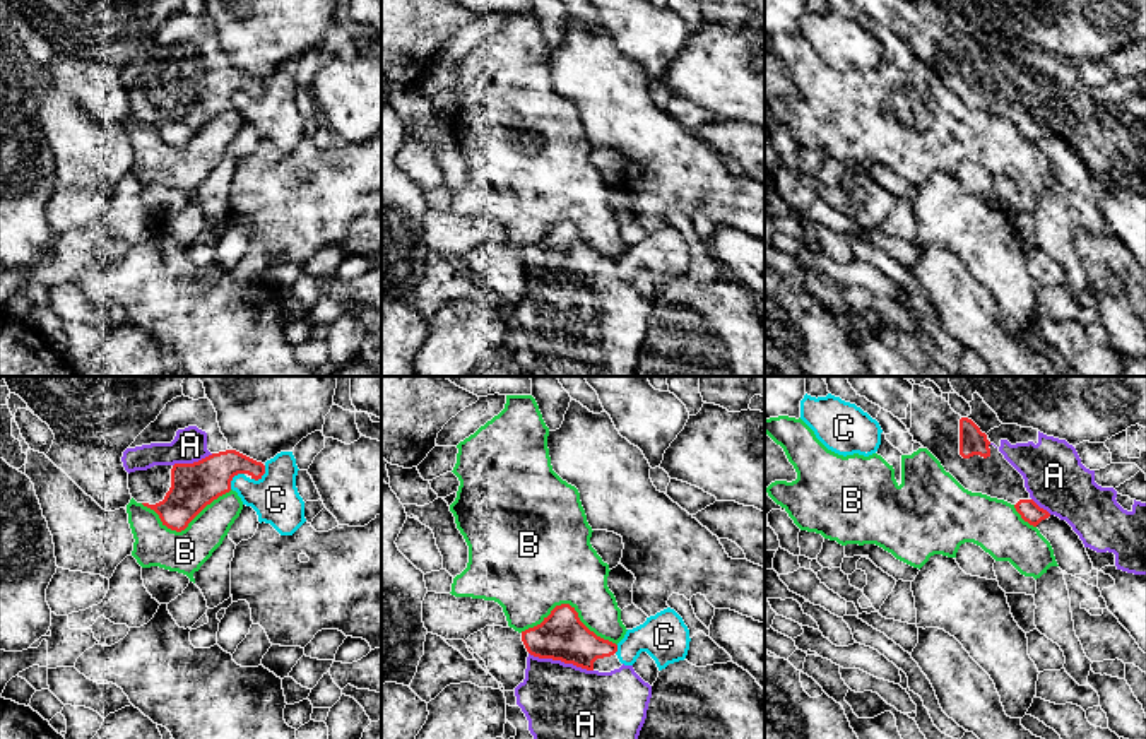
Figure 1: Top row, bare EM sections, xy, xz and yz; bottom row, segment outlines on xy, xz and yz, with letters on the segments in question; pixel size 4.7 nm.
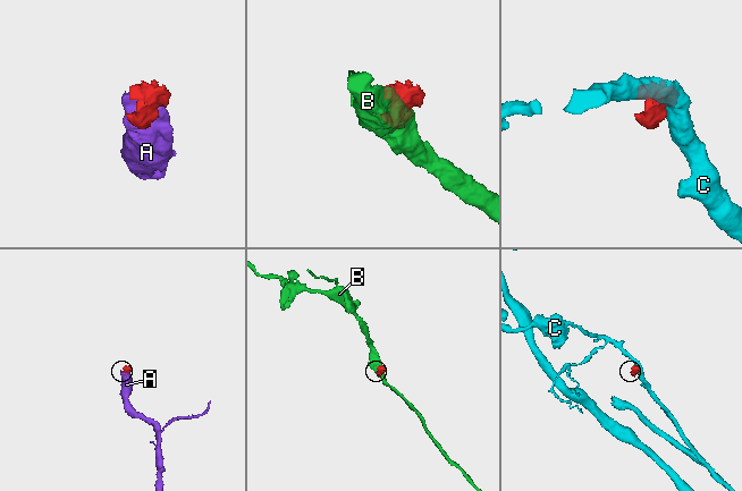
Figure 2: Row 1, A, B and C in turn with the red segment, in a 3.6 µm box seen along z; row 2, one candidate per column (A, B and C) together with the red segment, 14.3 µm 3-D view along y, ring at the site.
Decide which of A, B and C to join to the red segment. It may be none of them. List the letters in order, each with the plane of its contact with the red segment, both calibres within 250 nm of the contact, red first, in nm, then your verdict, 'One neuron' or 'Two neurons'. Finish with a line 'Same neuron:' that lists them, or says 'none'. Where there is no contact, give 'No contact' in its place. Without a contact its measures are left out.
A: Touches red in xz. Thickness 220 nm (red) against 360 nm. One neuron
B: Touches red in xz. Thickness 220 nm (red) against 440 nm. Two neurons
C: Touches red in xy. Thickness 200 nm (red) against 220 nm. Two neurons
Same neuron: A

